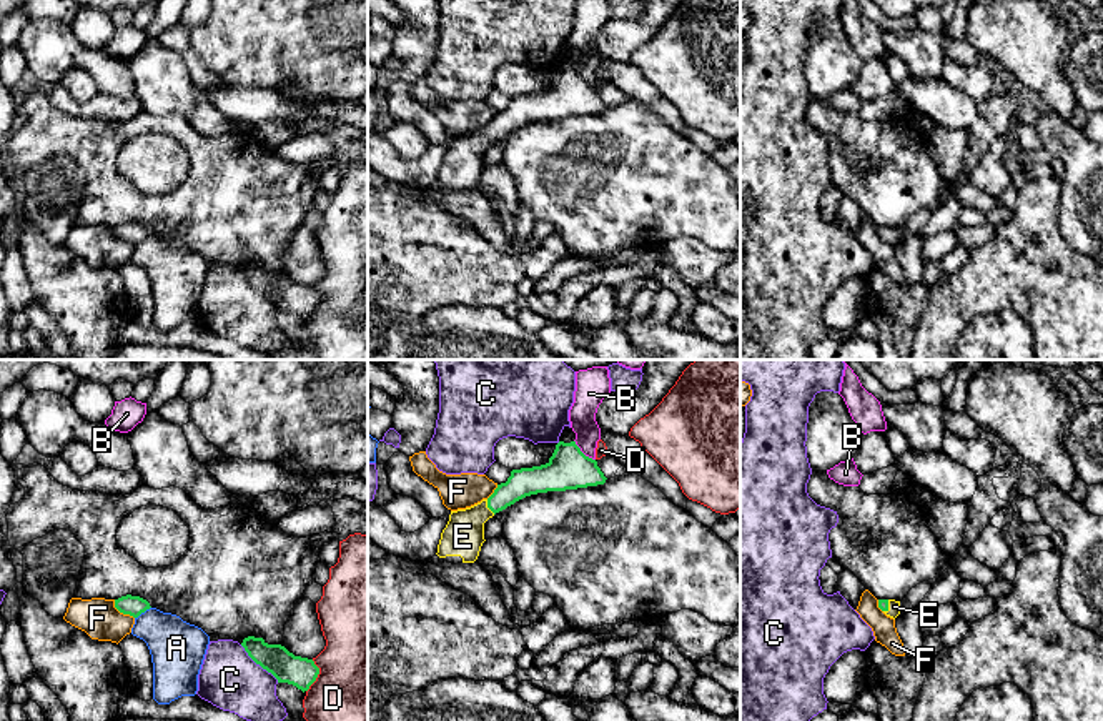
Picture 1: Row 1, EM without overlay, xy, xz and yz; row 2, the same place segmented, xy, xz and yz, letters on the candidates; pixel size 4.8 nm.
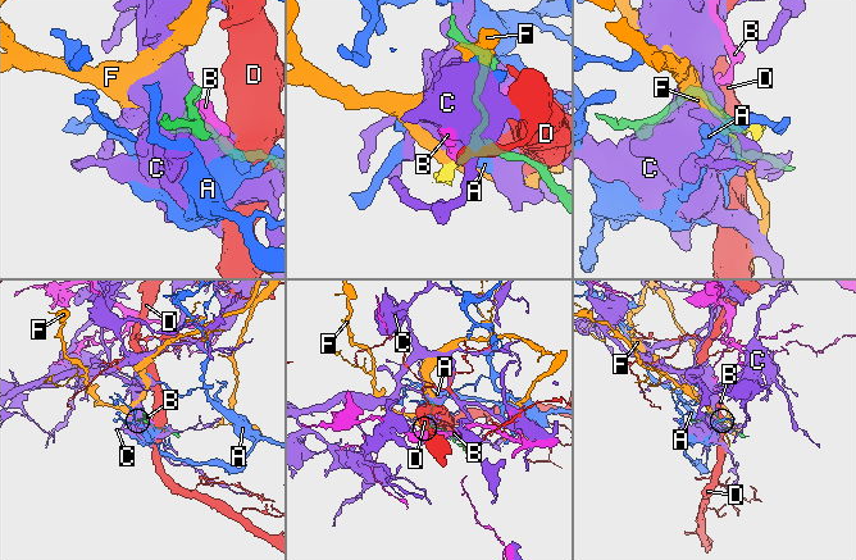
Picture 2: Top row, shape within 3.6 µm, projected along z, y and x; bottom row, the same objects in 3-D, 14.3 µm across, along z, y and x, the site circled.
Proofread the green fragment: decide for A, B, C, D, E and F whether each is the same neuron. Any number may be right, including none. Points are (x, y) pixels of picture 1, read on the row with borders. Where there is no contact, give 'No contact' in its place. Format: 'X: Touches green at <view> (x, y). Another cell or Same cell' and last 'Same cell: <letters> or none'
A: Touches green at xy (142, 611). Another cell
B: Touches green at xz (581, 452). Another cell
C: Touches green at xy (258, 663). Another cell
D: Touches green at xy (316, 676). Another cell
E: Touches green at xz (488, 507). Same cell
F: Touches green at xy (122, 611). Another cell
Same cell: E

